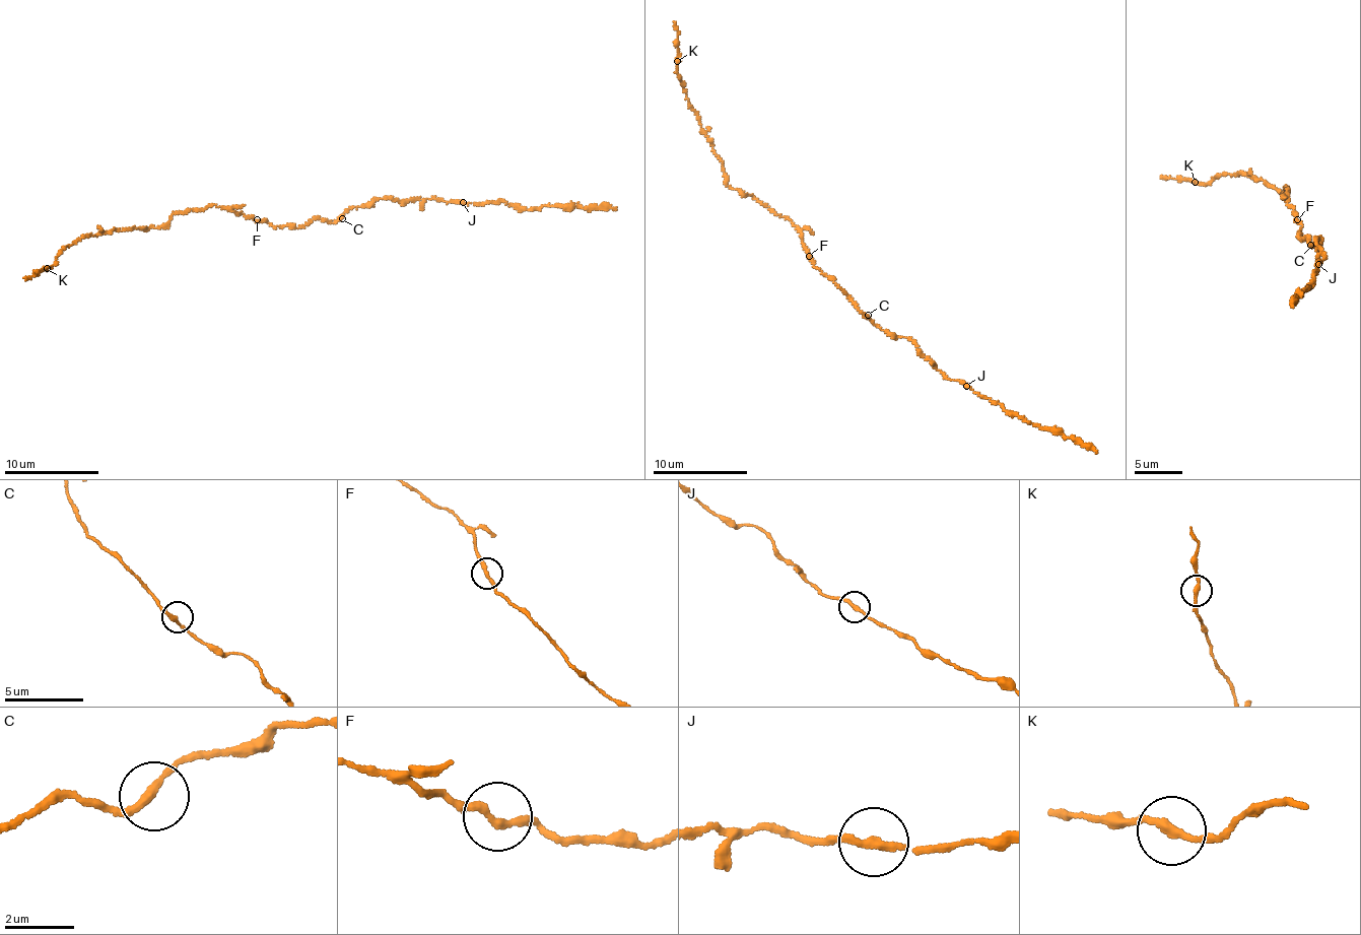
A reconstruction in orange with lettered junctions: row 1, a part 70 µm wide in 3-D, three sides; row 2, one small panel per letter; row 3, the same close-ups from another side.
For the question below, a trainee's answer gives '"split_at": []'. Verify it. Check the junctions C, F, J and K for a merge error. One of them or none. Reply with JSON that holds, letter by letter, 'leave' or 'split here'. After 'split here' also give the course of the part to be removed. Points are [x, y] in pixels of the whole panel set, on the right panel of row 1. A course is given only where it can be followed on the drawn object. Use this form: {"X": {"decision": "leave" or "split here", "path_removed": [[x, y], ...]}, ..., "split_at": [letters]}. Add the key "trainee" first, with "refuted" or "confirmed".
{"trainee": "confirmed", "C": {"decision": "leave"}, "F": {"decision": "leave"}, "J": {"decision": "leave"}, "K": {"decision": "leave"}, "split_at": []}

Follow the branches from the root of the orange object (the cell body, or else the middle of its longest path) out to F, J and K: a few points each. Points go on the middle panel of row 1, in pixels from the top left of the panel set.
F: (832, 279), (815, 267), (809, 256)
J: (832, 279), (864, 317), (883, 330), (910, 338), (948, 379), (962, 382), (966, 387)
K: (832, 279), (815, 267), (791, 219), (727, 184), (712, 141), (688, 104), (677, 74), (677, 61)

